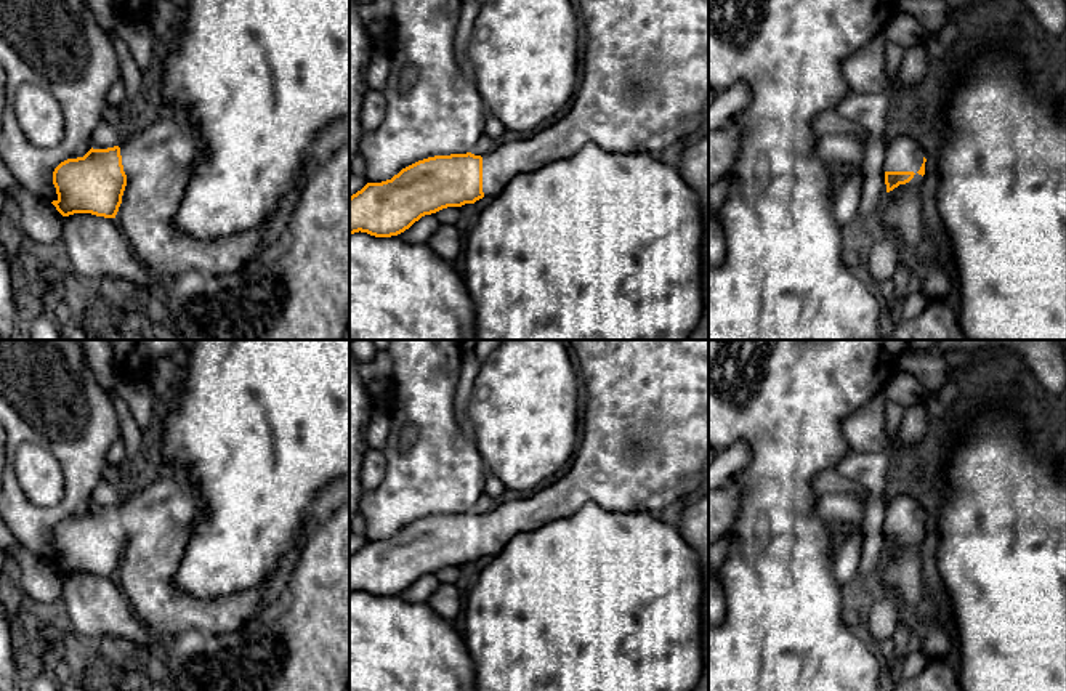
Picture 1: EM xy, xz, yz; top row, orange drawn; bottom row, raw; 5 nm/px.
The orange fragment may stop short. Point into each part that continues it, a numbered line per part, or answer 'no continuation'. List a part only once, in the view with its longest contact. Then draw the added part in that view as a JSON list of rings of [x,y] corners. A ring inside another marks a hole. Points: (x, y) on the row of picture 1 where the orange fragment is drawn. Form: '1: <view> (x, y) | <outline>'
1: yz (901, 215) | [[[898,135],[886,141],[883,172],[914,172],[914,178],[885,194],[883,205],[872,226],[878,234],[894,237],[904,255],[923,237],[923,176],[917,172],[923,154],[914,135]]]

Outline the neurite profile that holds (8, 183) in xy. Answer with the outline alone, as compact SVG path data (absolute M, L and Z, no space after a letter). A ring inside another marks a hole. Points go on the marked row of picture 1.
M0 157L0 189L5 194L11 194L13 191L16 191L21 184L18 183L18 180L11 175L11 172L6 168L6 165L3 164L2 157Z

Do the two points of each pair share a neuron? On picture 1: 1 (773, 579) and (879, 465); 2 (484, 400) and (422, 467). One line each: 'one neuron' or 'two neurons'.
1: two neurons
2: two neurons

